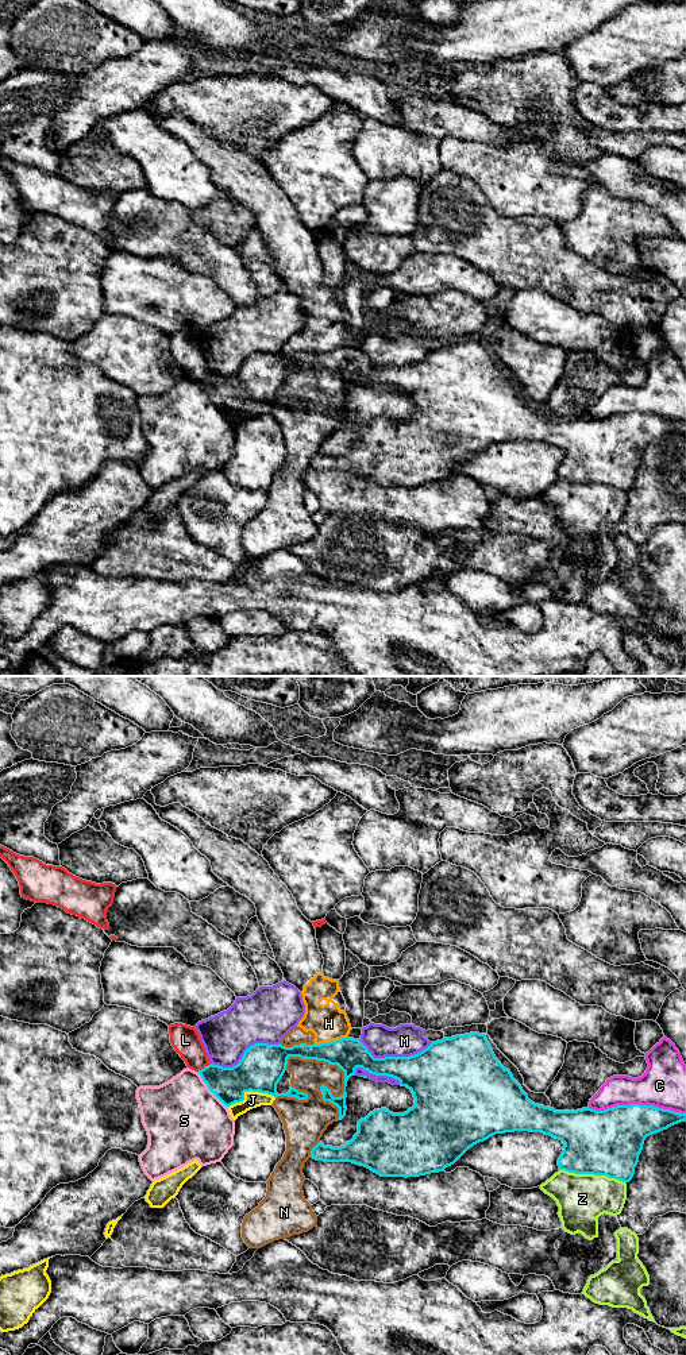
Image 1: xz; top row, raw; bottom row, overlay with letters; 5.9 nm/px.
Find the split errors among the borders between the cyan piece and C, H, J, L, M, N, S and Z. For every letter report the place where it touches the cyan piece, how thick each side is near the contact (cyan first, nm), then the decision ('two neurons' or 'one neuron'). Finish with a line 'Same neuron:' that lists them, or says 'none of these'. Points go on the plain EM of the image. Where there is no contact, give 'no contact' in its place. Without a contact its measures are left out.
C: meets cyan in xz at (638, 413); 360 nm thick on the cyan side, 260 nm on the other; two neurons
H: meets cyan in xz at (331, 351); 190 nm thick on the cyan side, 220 nm on the other; two neurons
J: meets cyan in xz at (249, 400); 260 nm thick on the cyan side, 100 nm on the other; two neurons
L: meets cyan in xz at (205, 375); 200 nm thick on the cyan side, 170 nm on the other; two neurons
M: meets cyan in xz at (396, 366); 320 nm thick on the cyan side, 190 nm on the other; two neurons
N: meets cyan in xz at (345, 394); 190 nm thick on the cyan side, 200 nm on the other; two neurons
S: meets cyan in xz at (208, 397); 200 nm thick on the cyan side, 460 nm on the other; two neurons
Z: meets cyan in xz at (593, 482); 380 nm thick on the cyan side, 300 nm on the other; two neurons
Same neuron: none of these

